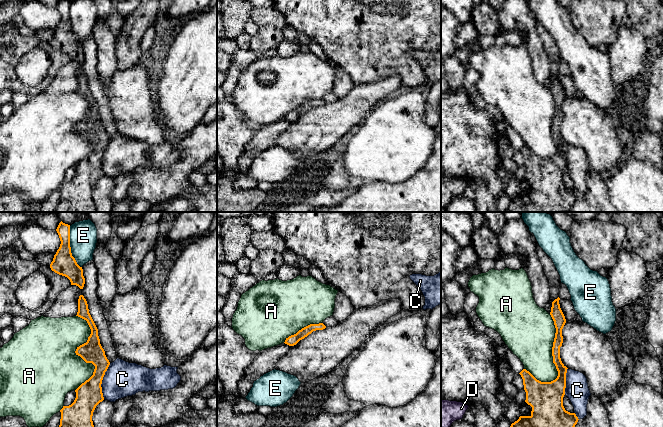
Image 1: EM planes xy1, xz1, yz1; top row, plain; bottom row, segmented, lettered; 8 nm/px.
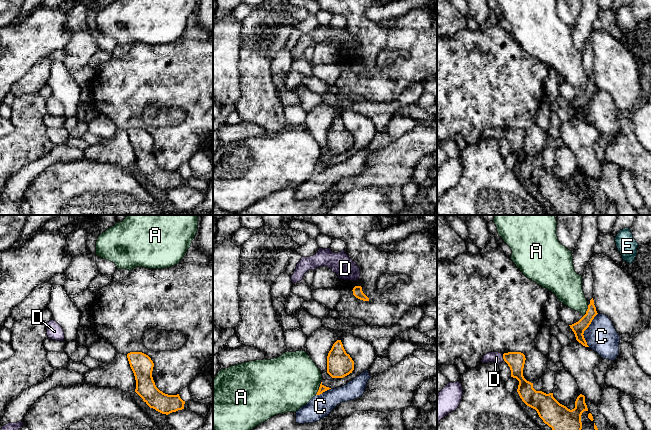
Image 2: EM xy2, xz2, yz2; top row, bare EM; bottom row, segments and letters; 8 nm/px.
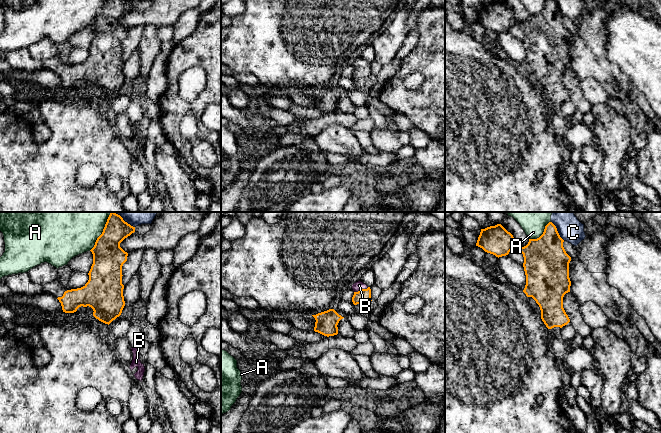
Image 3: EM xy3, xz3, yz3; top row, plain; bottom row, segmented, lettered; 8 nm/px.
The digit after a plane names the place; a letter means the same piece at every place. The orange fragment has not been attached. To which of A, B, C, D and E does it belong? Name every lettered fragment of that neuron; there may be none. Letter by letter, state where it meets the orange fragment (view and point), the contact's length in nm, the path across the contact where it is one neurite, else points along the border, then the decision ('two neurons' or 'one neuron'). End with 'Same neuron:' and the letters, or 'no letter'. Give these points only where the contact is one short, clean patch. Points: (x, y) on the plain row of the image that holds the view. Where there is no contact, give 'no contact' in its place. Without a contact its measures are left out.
A: meets orange in yz1 at (552, 129); contact 550 nm long; two neurons
B: meets orange in xz3 at (362, 65); contact 130 nm long; runs through xz3 (363, 72), (362, 65), (359, 61); one neuron
C: meets orange in xy1 at (101, 157); contact 300 nm long; two neurons
D: meets orange in yz2 at (503, 133); contact 60 nm long; border along yz2 (502, 130), (504, 136); two neurons
E: meets orange in xy1 at (70, 23); contact 340 nm long; two neurons
Same neuron: B

